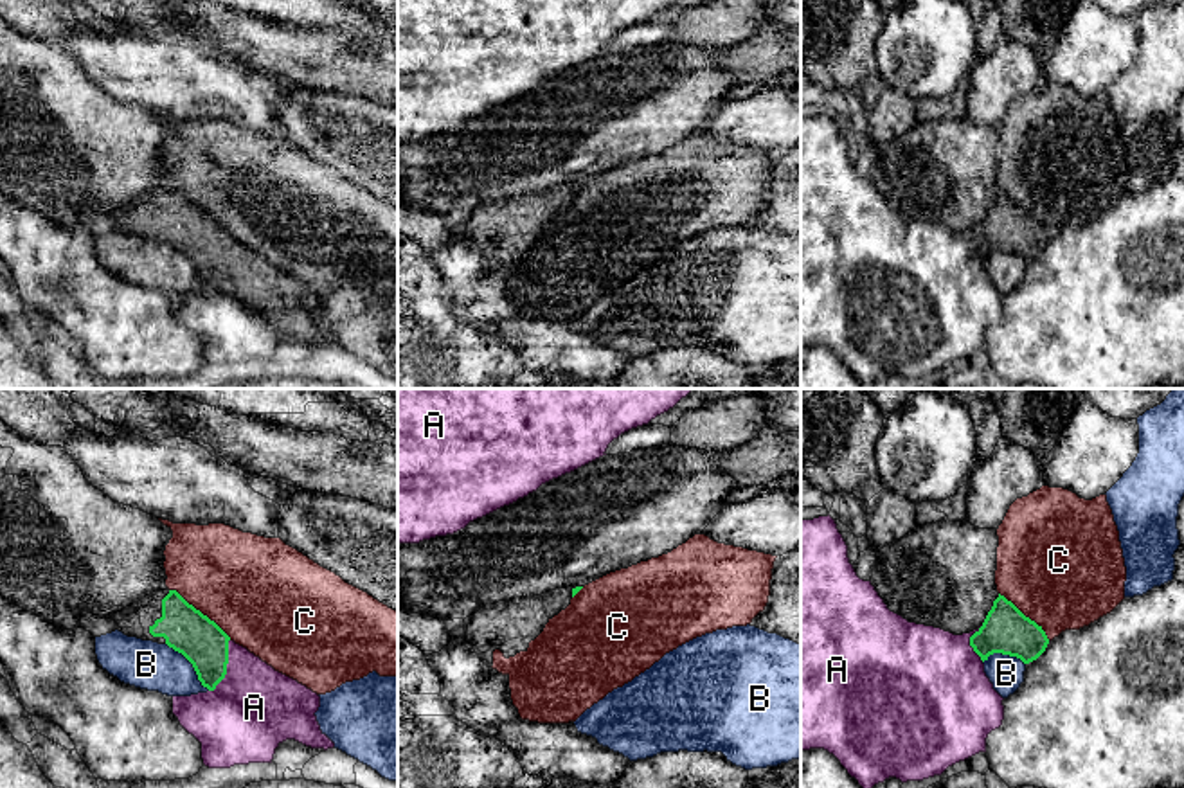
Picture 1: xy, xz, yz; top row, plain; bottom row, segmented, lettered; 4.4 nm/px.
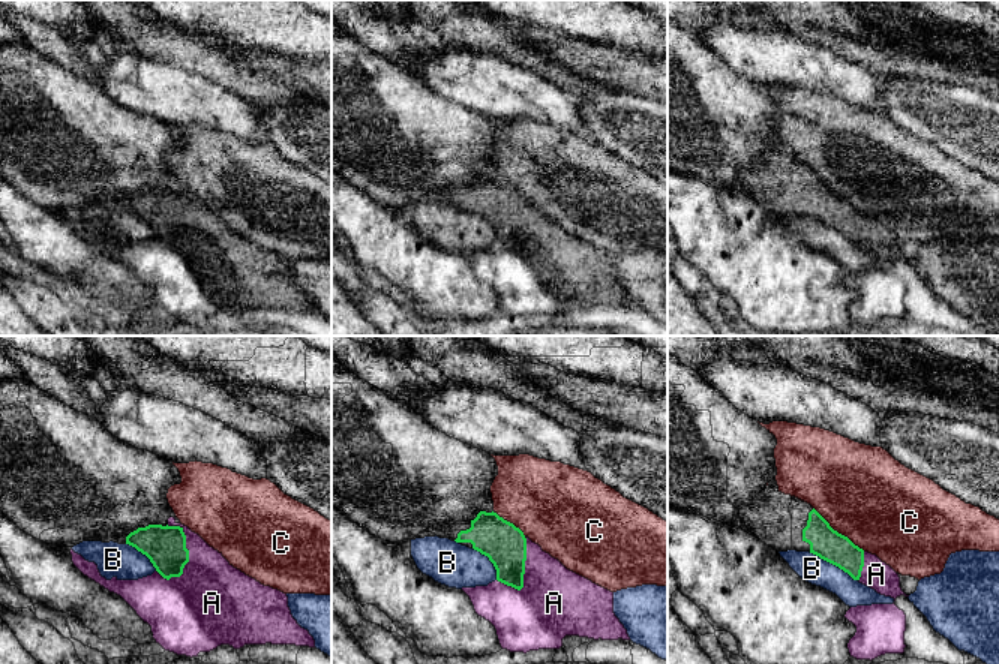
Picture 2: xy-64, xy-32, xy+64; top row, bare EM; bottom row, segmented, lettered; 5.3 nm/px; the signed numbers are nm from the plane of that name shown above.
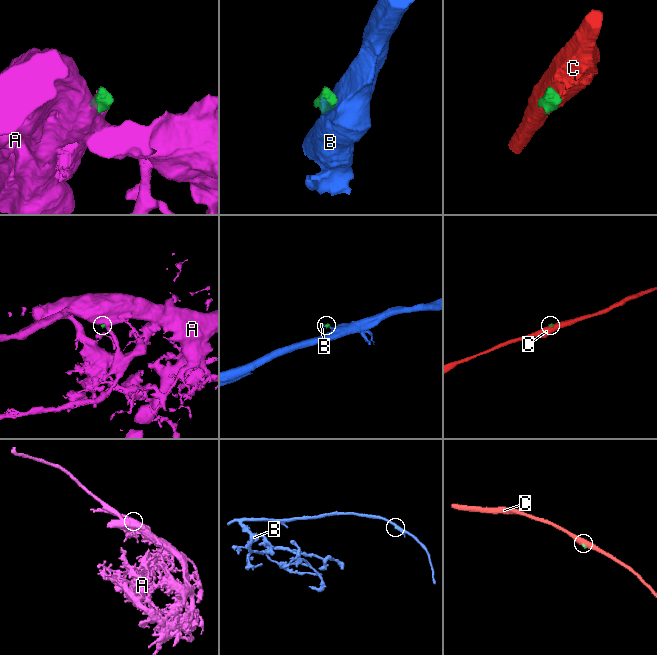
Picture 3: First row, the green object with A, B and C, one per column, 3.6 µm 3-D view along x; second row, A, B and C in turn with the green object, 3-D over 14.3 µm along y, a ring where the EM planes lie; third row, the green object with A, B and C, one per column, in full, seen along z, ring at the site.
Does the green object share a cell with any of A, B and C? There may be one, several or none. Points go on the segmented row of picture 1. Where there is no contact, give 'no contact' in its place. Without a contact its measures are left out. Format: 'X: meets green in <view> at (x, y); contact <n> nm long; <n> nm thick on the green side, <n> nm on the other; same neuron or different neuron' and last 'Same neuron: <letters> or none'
A: meets green in xy at (225, 666); contact 260 nm long; 200 nm thick on the green side, 380 nm on the other; different neuron
B: meets green in xy at (193, 666); contact 300 nm long; 200 nm thick on the green side, 220 nm on the other; different neuron
C: meets green in xy at (198, 610); contact 360 nm long; 200 nm thick on the green side, 440 nm on the other; different neuron
Same neuron: none

